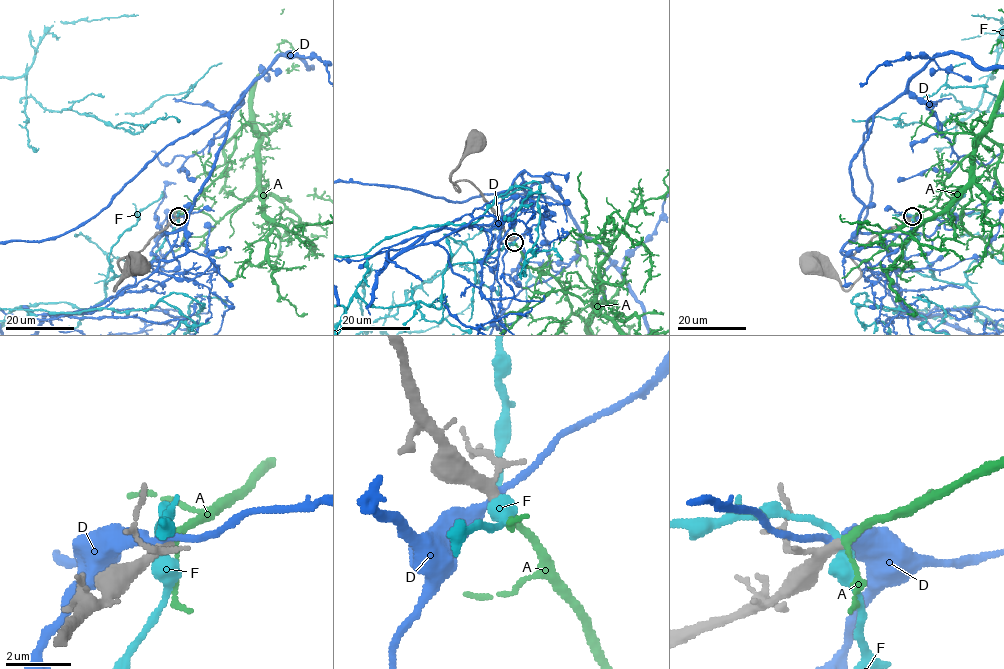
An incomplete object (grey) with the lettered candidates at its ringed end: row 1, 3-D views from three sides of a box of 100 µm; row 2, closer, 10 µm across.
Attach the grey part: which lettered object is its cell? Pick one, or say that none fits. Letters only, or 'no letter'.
A

